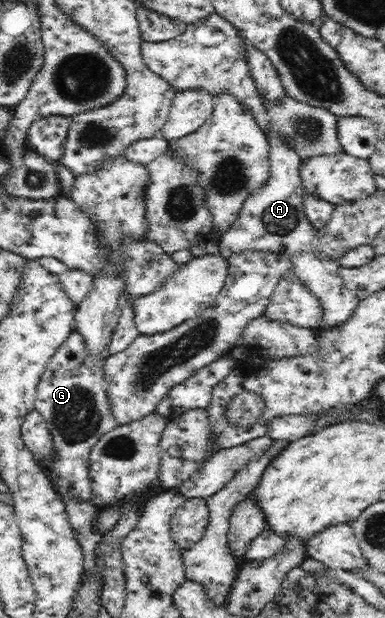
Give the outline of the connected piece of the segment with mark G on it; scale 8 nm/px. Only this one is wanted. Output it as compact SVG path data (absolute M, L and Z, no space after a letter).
M79 330L73 331L47 362L43 375L37 384L34 399L34 408L47 422L47 427L52 435L52 445L59 456L57 474L61 476L61 481L58 483L60 483L61 488L72 489L76 495L86 501L89 499L89 452L104 433L111 431L118 424L115 410L113 410L112 395L109 394L107 378L105 378L105 362L106 357L103 352L89 350L89 344L85 342L84 335Z

